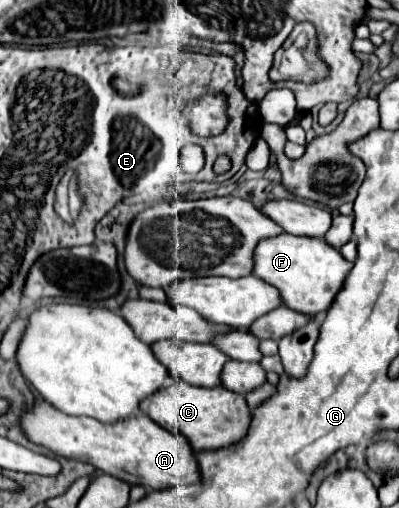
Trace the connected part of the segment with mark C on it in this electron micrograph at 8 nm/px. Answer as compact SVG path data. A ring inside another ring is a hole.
M175 381L173 385L165 387L165 391L157 391L157 395L151 395L145 399L145 403L141 403L141 409L161 427L185 435L195 451L231 447L247 435L251 425L251 409L243 395L237 395L225 387L193 387L185 381Z

